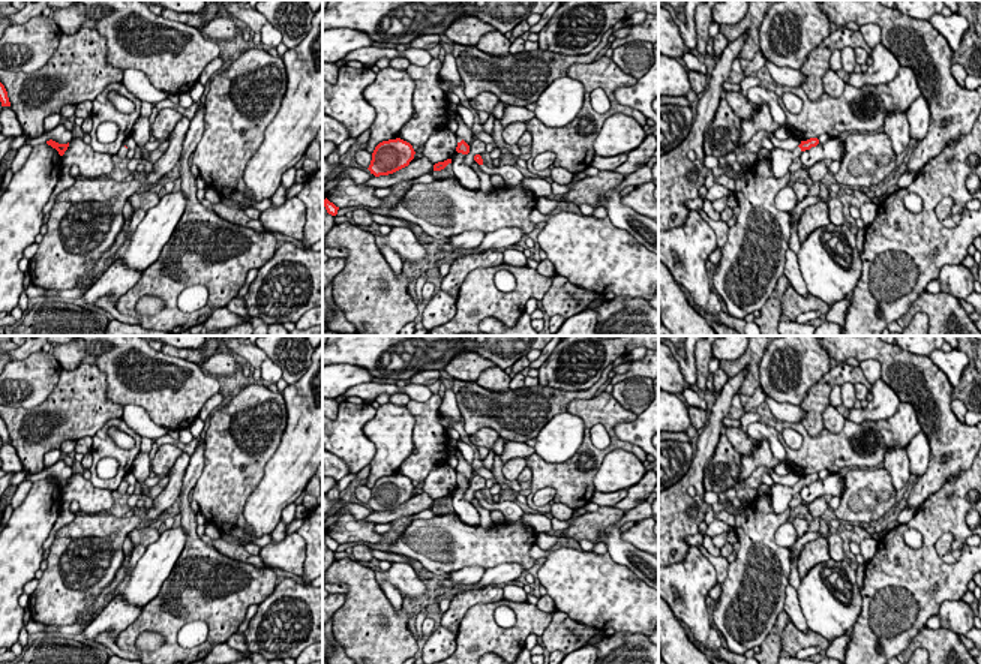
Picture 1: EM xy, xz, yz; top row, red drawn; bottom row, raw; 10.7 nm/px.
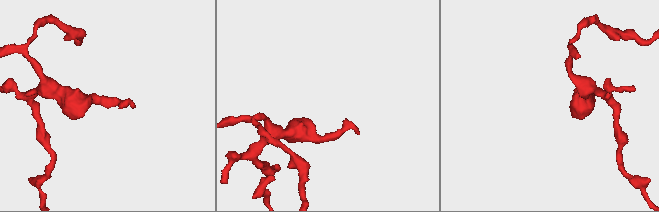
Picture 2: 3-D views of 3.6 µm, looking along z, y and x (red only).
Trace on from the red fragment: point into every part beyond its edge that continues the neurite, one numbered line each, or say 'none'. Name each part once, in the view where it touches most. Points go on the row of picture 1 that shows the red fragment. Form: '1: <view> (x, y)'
1: yz (782, 159)

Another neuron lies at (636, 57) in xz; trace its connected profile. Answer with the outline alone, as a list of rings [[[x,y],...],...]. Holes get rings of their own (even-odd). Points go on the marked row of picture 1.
[[[634,40],[614,49],[610,57],[616,66],[636,79],[644,76],[654,63],[654,46],[651,42]]]

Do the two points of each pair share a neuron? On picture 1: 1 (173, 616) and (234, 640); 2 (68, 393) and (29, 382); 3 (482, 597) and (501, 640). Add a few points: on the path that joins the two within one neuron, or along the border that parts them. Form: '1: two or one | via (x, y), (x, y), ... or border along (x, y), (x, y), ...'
1: two | border along (236, 631), (225, 642)
2: two | border along (62, 369), (53, 391), (38, 405), (24, 409)
3: two | border along (503, 598), (494, 603), (476, 603), (458, 625)

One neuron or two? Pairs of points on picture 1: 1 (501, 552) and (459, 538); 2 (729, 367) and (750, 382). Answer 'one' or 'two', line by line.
1: one
2: one

